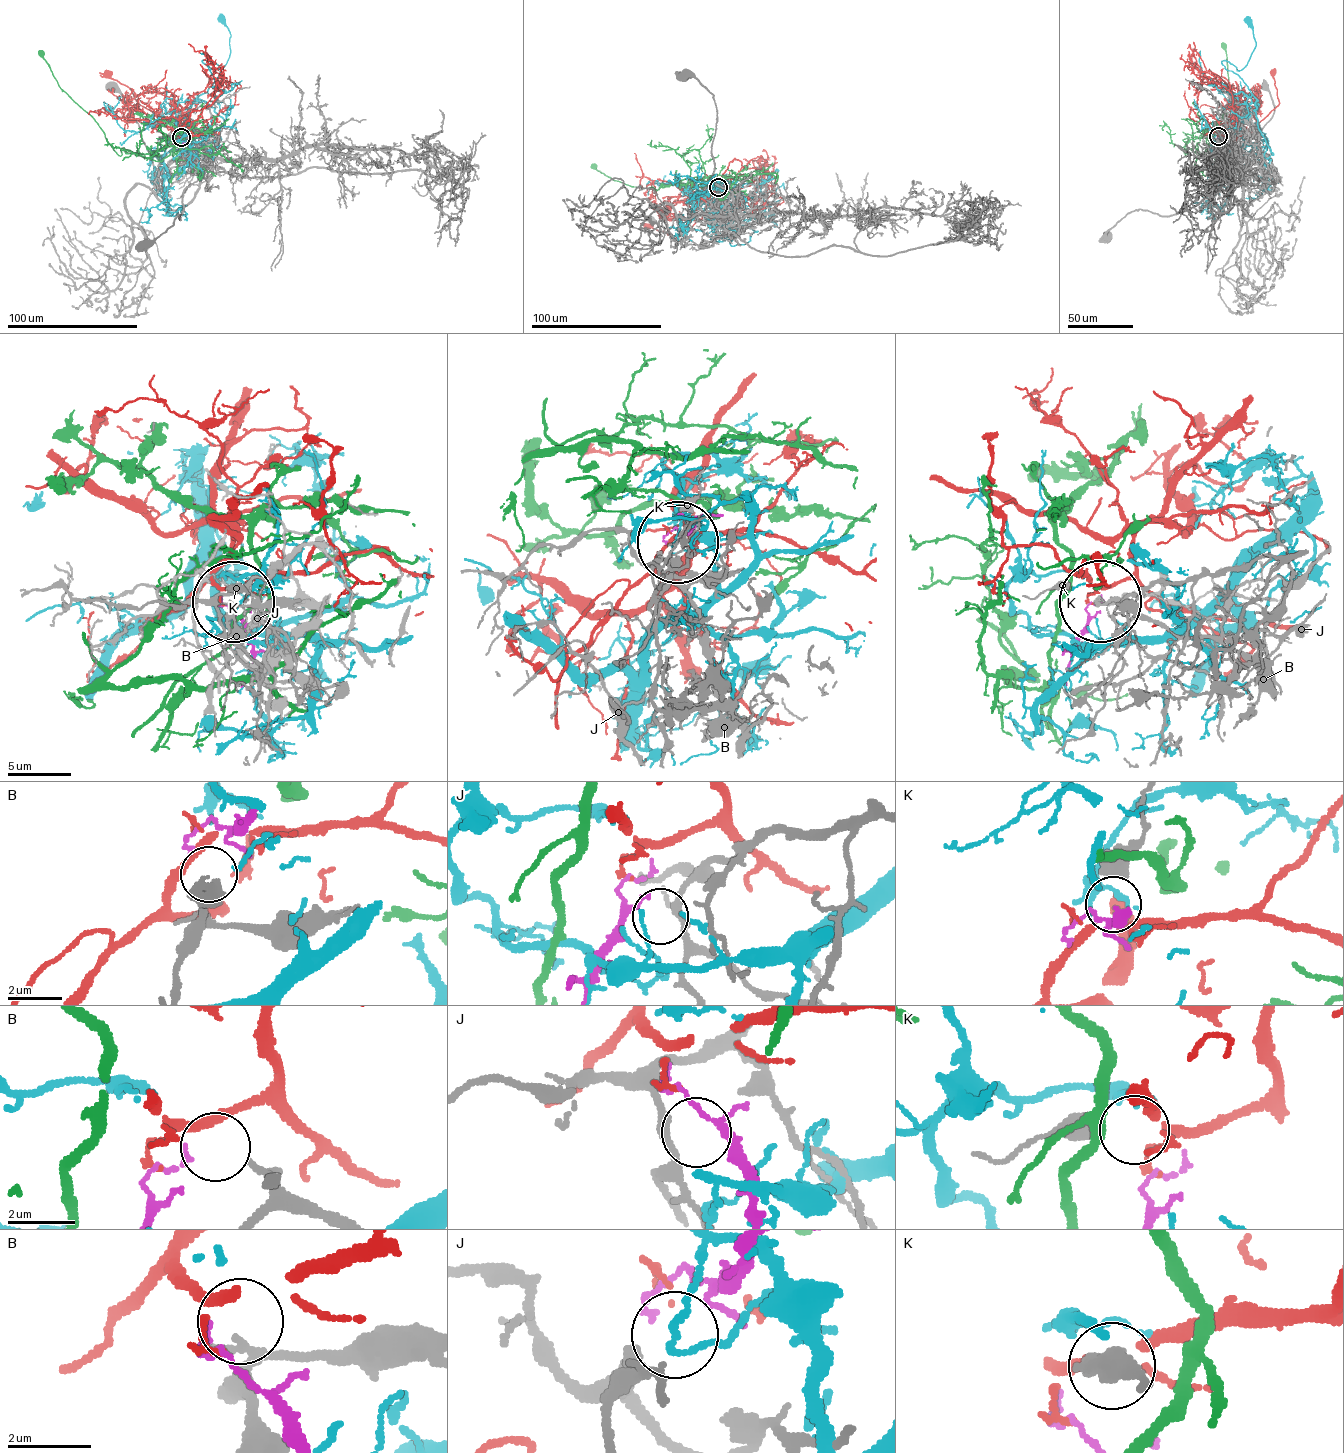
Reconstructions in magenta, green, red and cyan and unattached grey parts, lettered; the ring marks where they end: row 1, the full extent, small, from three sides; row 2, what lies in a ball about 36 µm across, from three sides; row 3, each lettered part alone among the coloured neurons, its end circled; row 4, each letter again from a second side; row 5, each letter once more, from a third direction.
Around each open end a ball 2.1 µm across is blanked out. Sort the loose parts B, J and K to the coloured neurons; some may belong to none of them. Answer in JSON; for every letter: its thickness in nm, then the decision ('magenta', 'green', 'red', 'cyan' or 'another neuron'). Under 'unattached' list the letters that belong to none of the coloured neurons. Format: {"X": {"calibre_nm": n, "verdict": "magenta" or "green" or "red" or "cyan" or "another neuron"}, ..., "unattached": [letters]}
{"B": {"calibre_nm": 100, "verdict": "another neuron"}, "J": {"calibre_nm": 260, "verdict": "magenta"}, "K": {"calibre_nm": 440, "verdict": "red"}, "unattached": ["B"]}

